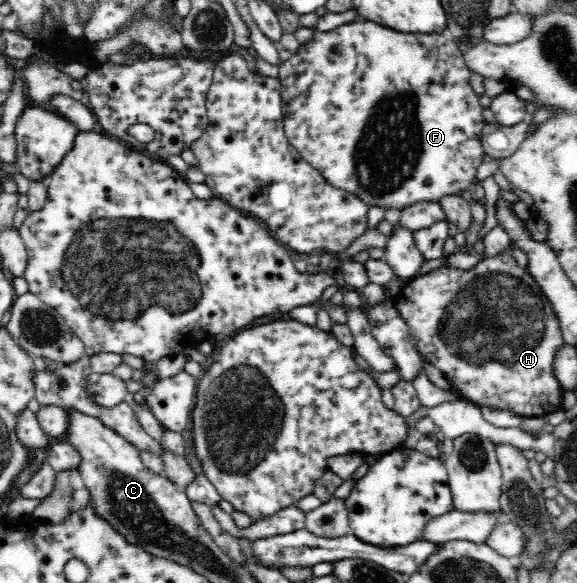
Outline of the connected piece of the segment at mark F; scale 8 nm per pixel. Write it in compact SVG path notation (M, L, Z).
M358 20L343 24L330 31L315 30L312 39L301 45L290 60L278 65L281 106L283 111L283 129L288 142L297 150L300 157L315 168L316 171L335 188L345 190L353 197L366 203L369 207L380 206L384 210L398 208L404 210L417 202L439 202L442 197L460 195L473 183L480 166L486 160L481 138L485 125L479 104L479 97L472 89L470 76L463 52L457 42L442 33L406 33L390 30L375 22Z

